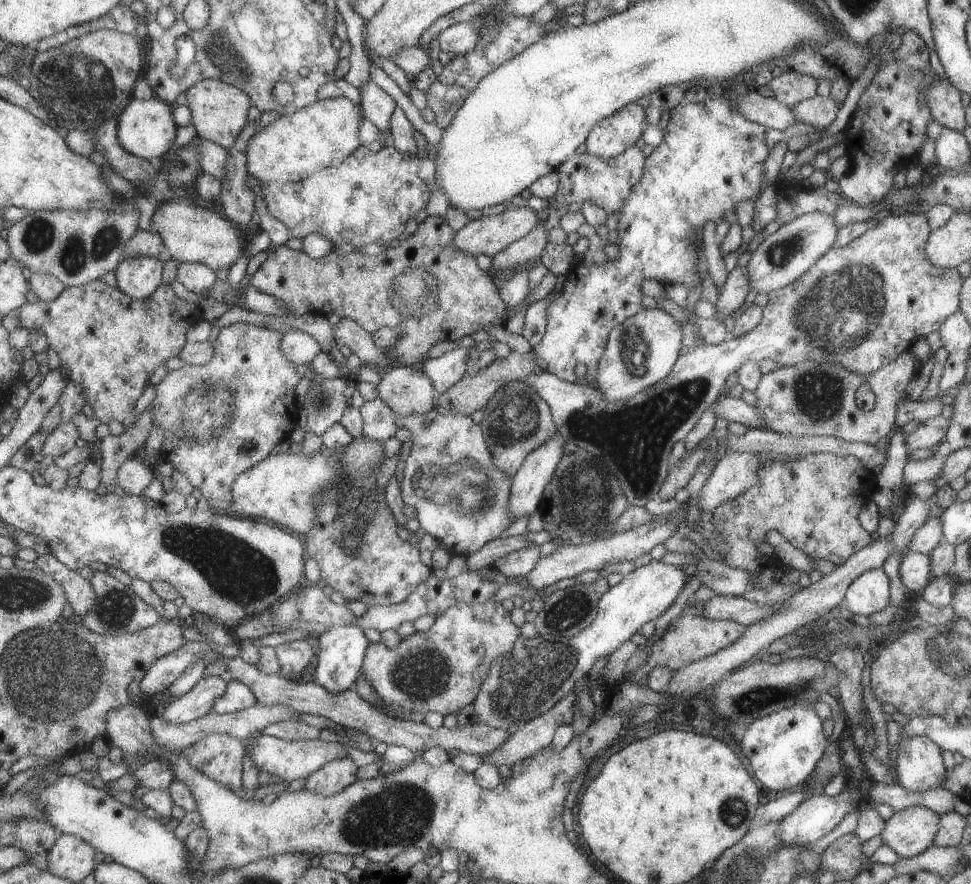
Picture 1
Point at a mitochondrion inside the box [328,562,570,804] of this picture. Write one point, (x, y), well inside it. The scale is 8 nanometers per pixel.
(423, 673)

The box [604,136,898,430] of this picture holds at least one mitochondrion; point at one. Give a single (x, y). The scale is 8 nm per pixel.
(841, 306)

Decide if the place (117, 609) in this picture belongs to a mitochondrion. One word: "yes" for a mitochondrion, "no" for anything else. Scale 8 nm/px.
yes

